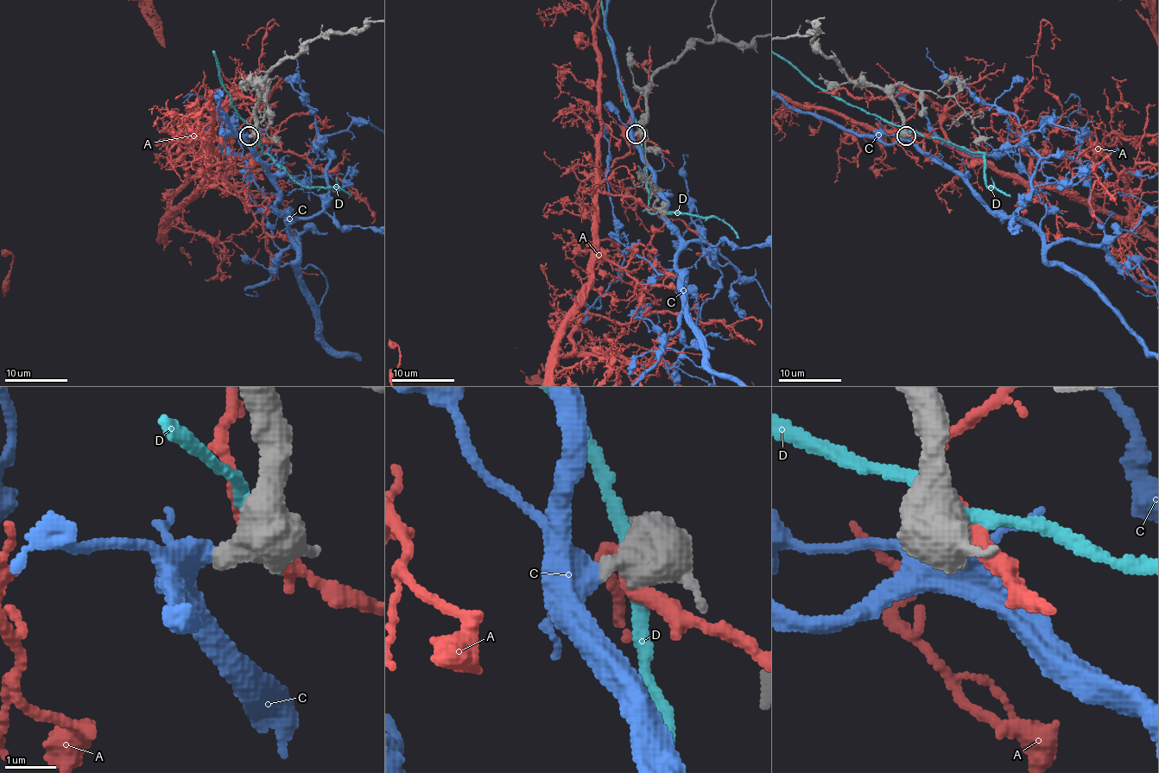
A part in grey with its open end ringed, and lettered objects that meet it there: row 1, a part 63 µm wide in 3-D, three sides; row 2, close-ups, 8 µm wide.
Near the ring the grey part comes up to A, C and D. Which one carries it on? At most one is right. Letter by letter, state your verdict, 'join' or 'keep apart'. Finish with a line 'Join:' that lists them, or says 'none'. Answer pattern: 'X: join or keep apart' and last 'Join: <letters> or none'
A: keep apart
C: join
D: keep apart
Join: C

